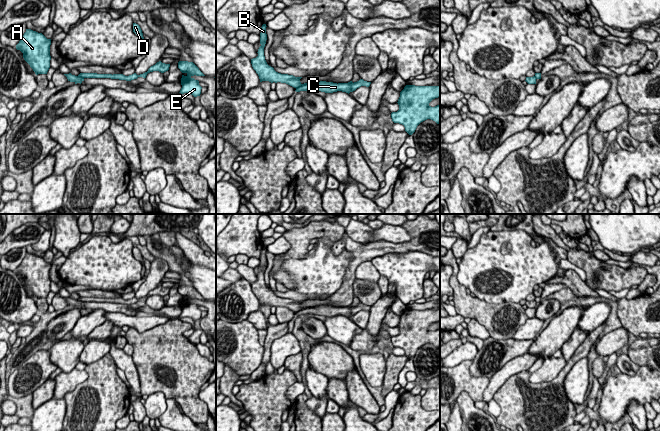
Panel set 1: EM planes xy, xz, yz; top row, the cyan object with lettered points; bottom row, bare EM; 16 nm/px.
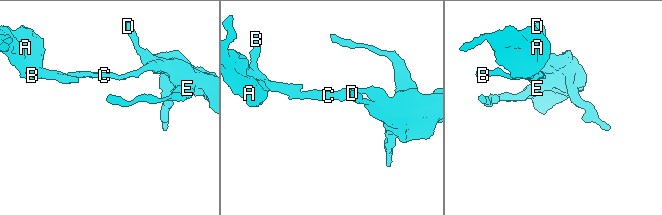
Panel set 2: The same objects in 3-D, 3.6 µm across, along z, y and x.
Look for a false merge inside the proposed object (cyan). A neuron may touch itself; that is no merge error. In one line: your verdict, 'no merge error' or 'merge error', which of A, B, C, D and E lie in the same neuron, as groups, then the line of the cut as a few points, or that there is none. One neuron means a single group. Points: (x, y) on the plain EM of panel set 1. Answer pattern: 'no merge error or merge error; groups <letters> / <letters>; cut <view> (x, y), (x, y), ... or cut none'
merge error; groups A B / C D E; cut xz (306, 307), (296, 312)

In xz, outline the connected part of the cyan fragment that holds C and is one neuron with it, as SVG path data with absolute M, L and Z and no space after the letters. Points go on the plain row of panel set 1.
M360 303L357 306L348 306L348 307L333 307L333 306L326 306L326 305L320 305L318 307L309 307L302 309L298 312L296 312L296 316L300 315L308 315L308 314L314 314L314 315L321 315L325 317L333 317L337 315L342 315L346 317L350 317L355 315L357 312L361 310L369 311L371 306L364 305L363 303Z

